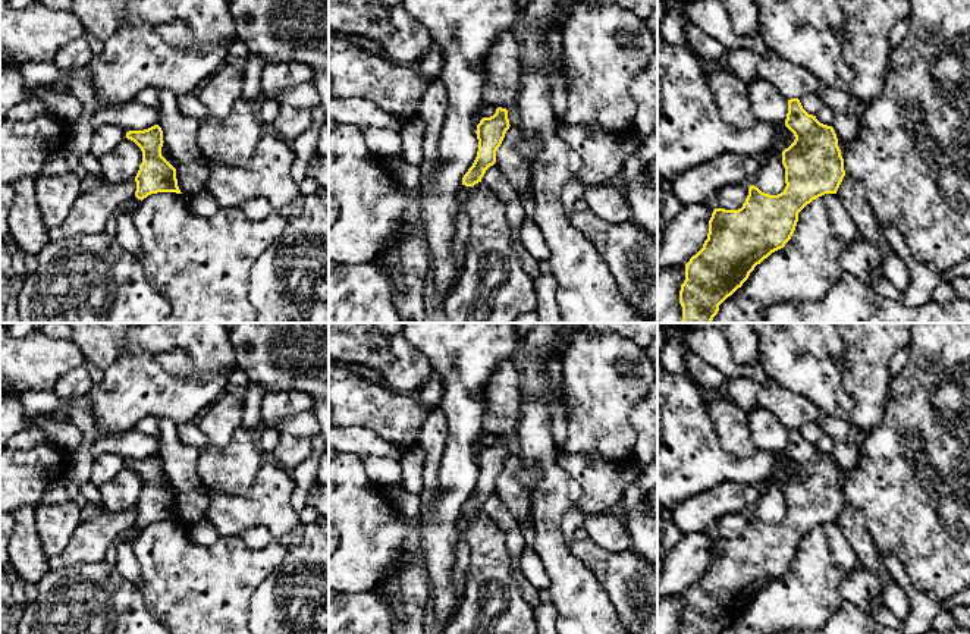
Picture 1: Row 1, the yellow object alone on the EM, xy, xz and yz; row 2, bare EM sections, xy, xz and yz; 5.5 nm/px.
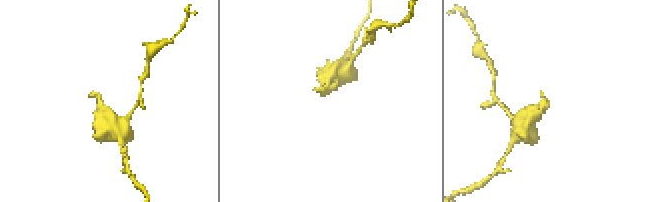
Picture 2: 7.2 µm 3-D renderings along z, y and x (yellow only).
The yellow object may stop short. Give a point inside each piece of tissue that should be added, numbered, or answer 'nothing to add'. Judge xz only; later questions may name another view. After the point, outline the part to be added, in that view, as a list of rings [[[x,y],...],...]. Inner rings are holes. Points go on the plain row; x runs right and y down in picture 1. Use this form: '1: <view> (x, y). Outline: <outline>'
1: xz (462, 549). Outline: [[[462,514],[456,521],[459,540],[455,550],[453,589],[461,597],[464,594],[465,577],[470,565],[470,546],[467,544],[467,531],[471,515]]]

